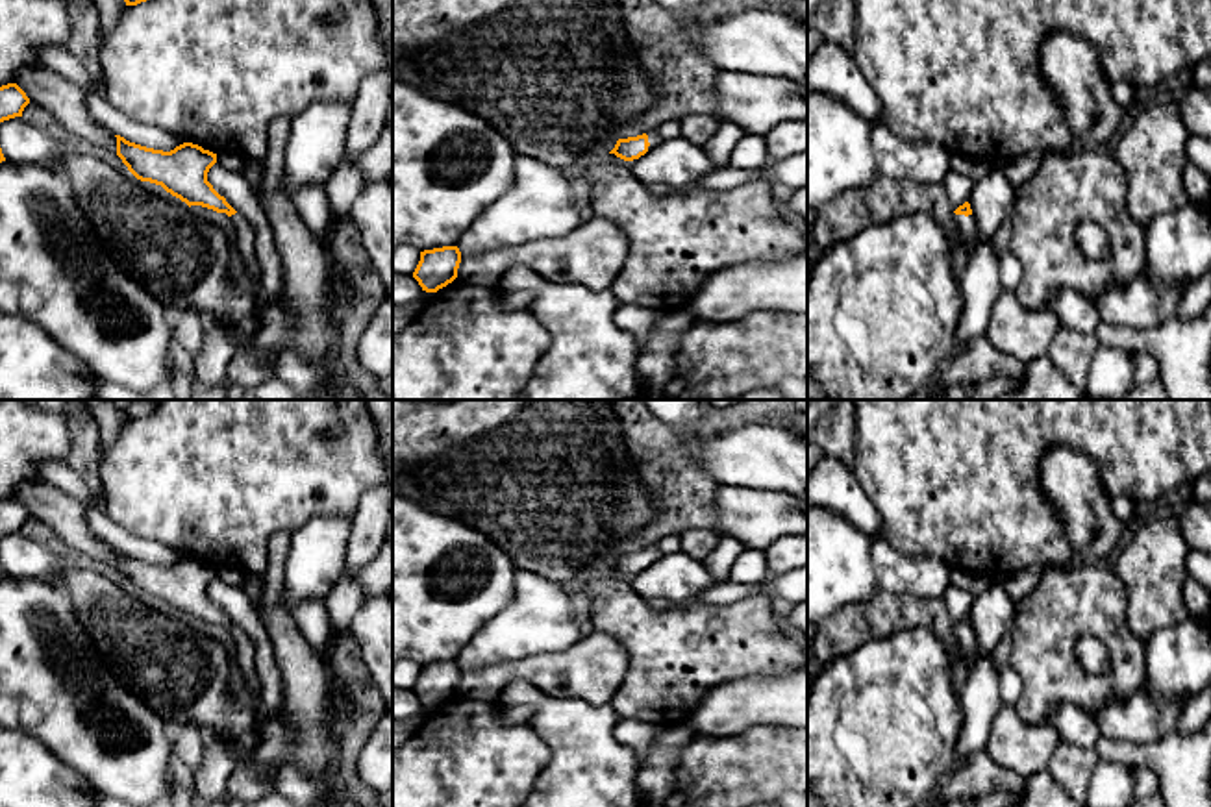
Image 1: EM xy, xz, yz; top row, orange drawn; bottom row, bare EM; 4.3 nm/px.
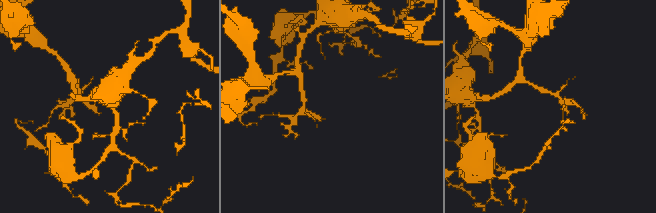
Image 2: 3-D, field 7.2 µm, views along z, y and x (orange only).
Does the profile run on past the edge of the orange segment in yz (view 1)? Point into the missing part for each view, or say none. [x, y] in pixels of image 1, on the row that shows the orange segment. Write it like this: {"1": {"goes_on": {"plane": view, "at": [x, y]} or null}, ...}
{"1": {"goes_on": null}}

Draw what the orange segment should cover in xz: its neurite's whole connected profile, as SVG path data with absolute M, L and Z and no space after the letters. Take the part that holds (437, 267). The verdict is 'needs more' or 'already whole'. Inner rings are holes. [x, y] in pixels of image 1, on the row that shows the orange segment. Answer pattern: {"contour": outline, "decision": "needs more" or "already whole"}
{"contour": "M443 246L420 252L420 261L413 272L422 291L437 292L457 278L461 252L457 246Z", "decision": "already whole"}

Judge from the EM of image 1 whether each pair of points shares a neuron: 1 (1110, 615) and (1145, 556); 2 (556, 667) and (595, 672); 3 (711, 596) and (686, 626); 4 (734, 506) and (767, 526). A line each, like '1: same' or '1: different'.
1: different
2: same
3: different
4: same

